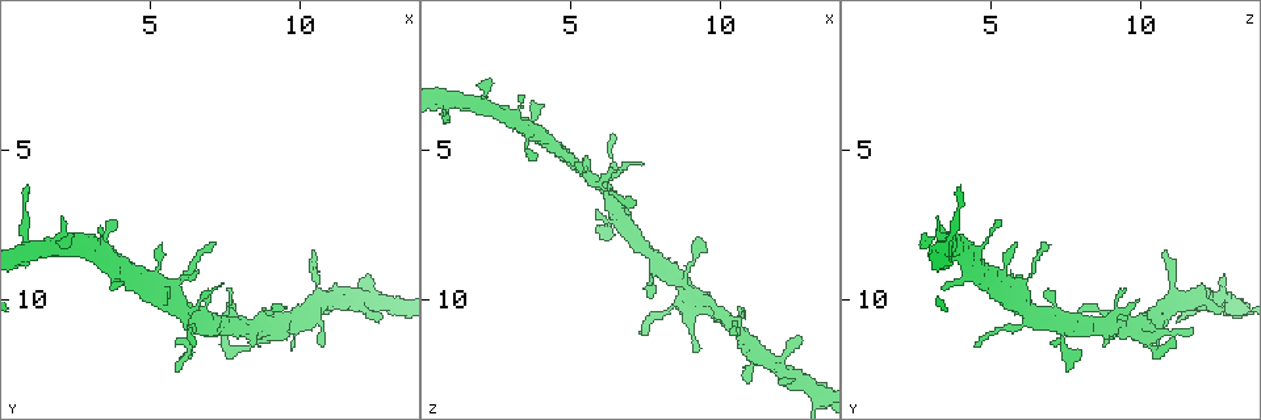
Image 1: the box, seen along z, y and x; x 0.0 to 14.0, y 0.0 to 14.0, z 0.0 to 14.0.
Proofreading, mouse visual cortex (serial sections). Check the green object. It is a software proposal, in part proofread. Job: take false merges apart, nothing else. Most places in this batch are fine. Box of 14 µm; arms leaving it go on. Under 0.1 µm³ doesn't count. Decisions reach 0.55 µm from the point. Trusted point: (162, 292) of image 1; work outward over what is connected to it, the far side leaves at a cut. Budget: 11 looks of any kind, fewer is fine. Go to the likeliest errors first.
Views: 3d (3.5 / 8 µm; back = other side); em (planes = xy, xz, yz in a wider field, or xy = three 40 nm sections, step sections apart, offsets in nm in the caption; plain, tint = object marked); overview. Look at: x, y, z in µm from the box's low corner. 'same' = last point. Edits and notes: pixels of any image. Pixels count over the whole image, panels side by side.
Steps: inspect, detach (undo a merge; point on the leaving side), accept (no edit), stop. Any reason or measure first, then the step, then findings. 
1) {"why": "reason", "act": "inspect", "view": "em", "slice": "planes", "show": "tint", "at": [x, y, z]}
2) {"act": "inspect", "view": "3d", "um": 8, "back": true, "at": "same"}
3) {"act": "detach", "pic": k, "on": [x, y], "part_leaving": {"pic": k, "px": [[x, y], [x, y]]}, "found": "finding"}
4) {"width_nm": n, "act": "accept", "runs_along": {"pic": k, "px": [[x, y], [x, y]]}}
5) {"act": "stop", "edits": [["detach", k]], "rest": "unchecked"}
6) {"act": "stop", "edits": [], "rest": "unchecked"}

{"why": "side arm on a straight run", "act": "inspect", "view": "3d", "um": 3.5, "at": [6.7, 10.8, 7.1]}

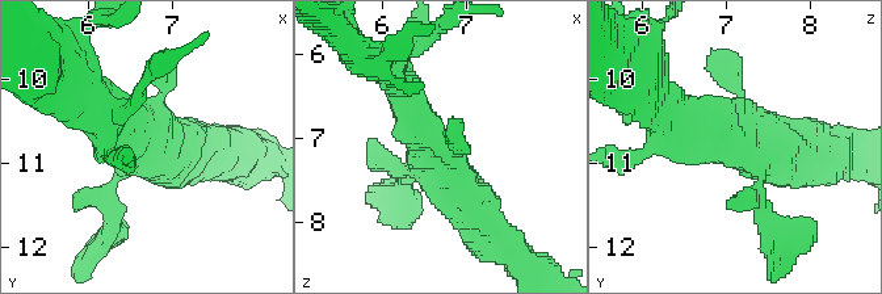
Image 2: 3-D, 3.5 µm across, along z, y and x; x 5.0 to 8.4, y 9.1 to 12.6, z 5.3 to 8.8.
{"why": "need the tissue", "act": "inspect", "view": "em", "slice": "xy", "step": 1, "show": "tint", "at": [6.60, 10.80, 7.15]}

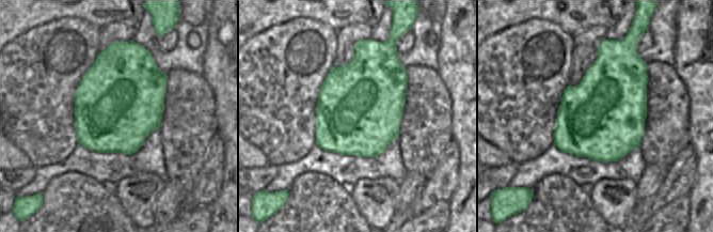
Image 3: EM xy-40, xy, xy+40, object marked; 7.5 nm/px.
{"act": "accept", "runs_along": {"pic": 2, "px": [[400, 85], [416, 130], [481, 223]]}, "found": "all the same cell"}

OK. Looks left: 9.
{"why": "looks like a crossing", "act": "inspect", "view": "3d", "um": 3.5, "at": [8.6, 10.6, 9.5]}

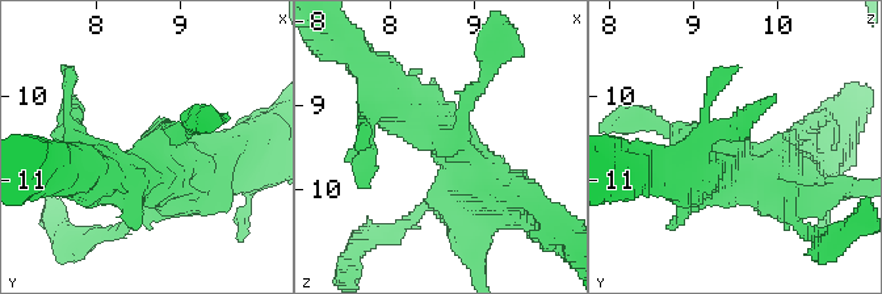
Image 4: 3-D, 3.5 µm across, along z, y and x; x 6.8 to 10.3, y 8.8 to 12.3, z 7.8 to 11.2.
{"why": "need the tissue", "act": "inspect", "view": "em", "slice": "xy", "step": 2, "show": "tint", "at": [8.65, 10.60, 9.50]}

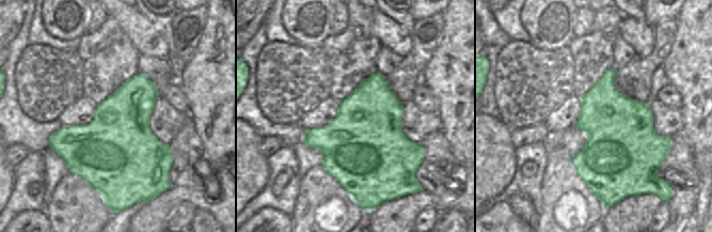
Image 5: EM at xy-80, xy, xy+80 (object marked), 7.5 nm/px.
{"act": "accept", "runs_along": {"pic": 4, "px": [[418, 116], [550, 231]]}, "found": "one cell here"}

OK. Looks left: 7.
{"why": "arms part here", "act": "inspect", "view": "3d", "um": 8, "at": [2.0, 8.1, 3.5]}

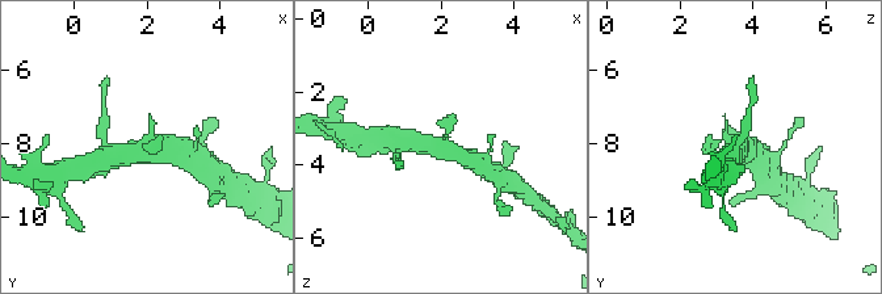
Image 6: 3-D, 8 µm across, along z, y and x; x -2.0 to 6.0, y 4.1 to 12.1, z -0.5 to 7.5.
{"act": "inspect", "view": "em", "slice": "xy", "step": 1, "show": "tint", "at": [2.1, 8.2, 3.6]}

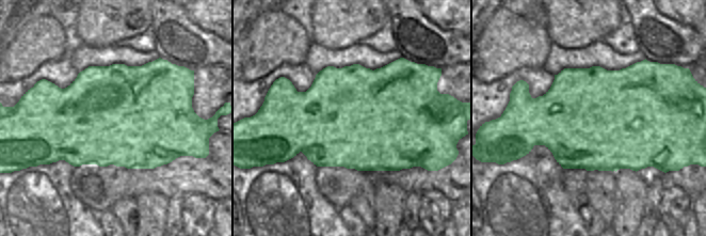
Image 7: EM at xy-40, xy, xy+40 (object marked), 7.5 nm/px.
{"act": "accept", "runs_along": {"pic": 6, "px": [[479, 164], [429, 143], [399, 141]]}, "found": "all the same cell"}

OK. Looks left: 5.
{"why": "branch point", "act": "inspect", "view": "3d", "um": 3.5, "back": true, "at": [10.5, 10.3, 11.0]}

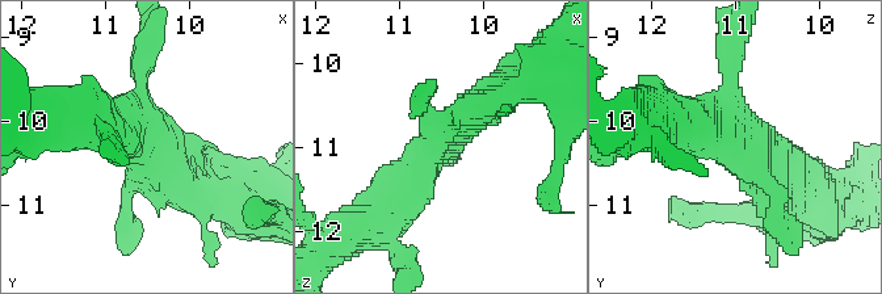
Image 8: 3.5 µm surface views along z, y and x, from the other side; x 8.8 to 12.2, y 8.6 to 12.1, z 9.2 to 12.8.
{"act": "inspect", "view": "em", "slice": "planes", "show": "tint", "at": [10.45, 10.25, 10.90]}

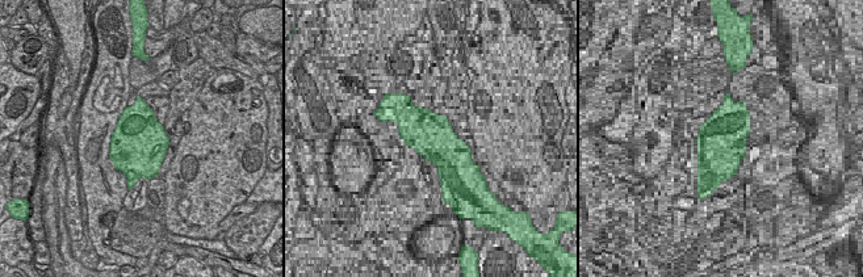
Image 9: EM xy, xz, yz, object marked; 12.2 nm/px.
{"why": "cut it another way", "act": "inspect", "view": "em", "slice": "xy", "step": 2, "show": "tint", "at": "same"}

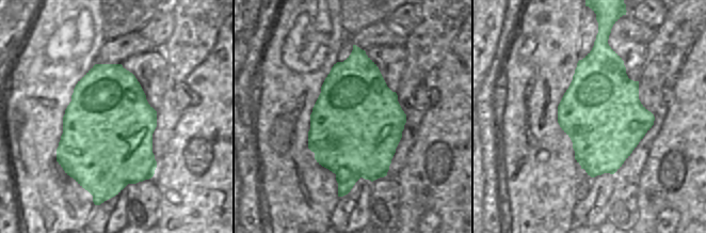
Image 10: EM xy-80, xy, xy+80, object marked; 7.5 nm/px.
{"act": "accept", "runs_along": {"pic": 8, "px": [[498, 97], [449, 127], [389, 202]]}, "found": "continuous, no second cell"}

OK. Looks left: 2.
{"act": "stop", "edits": [], "rest": "unchecked"}

